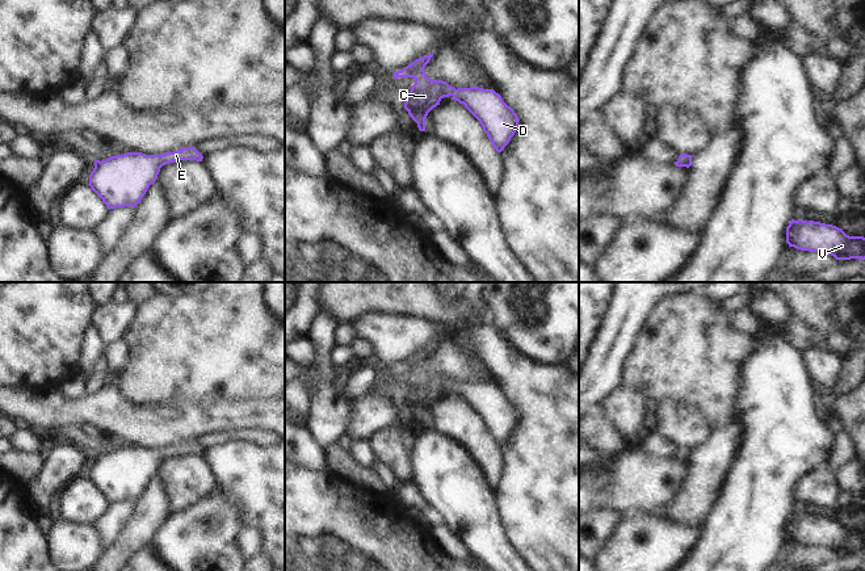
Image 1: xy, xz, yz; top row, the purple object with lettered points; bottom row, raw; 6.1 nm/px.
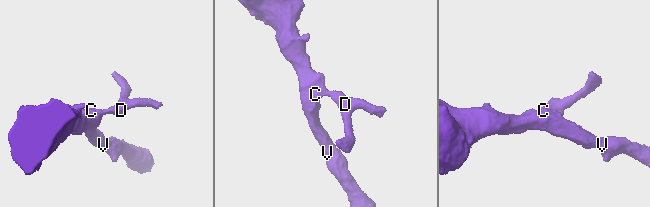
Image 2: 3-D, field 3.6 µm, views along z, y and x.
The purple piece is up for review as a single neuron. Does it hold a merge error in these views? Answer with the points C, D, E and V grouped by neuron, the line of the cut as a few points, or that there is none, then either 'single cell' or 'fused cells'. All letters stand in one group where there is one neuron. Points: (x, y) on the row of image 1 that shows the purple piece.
groups C D E V; cut none; single cell

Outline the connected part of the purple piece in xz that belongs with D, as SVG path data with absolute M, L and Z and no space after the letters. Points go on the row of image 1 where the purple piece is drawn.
M434 53L424 55L403 70L394 72L394 79L413 77L415 84L407 93L404 109L417 123L420 131L425 131L425 118L428 113L440 105L444 97L463 104L465 108L480 122L494 148L501 152L509 143L518 127L518 117L508 106L501 96L494 89L479 87L458 88L449 85L442 80L432 80L427 76L424 68Z

